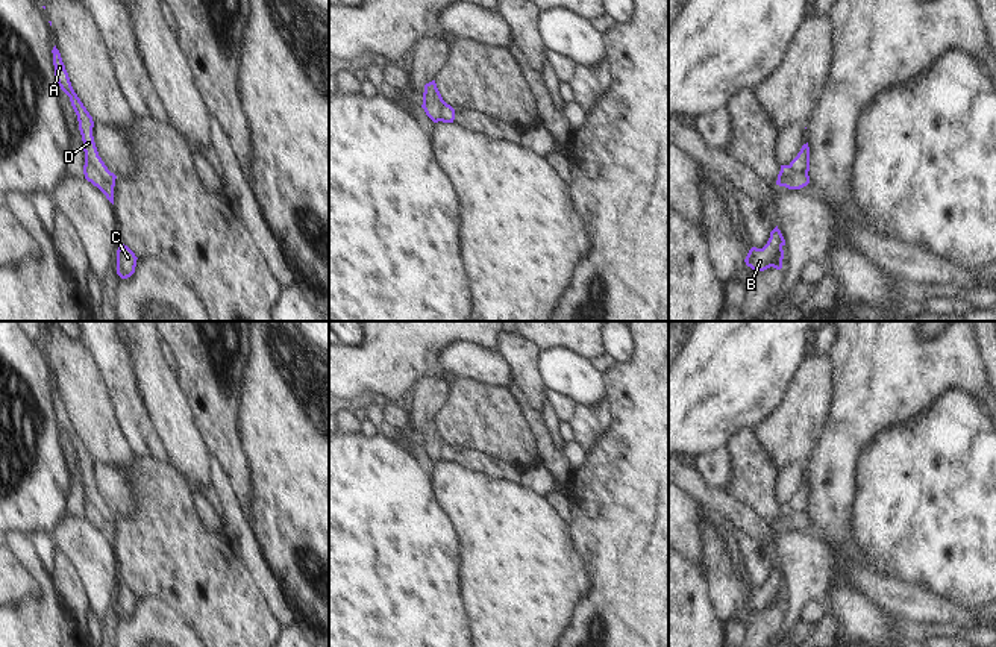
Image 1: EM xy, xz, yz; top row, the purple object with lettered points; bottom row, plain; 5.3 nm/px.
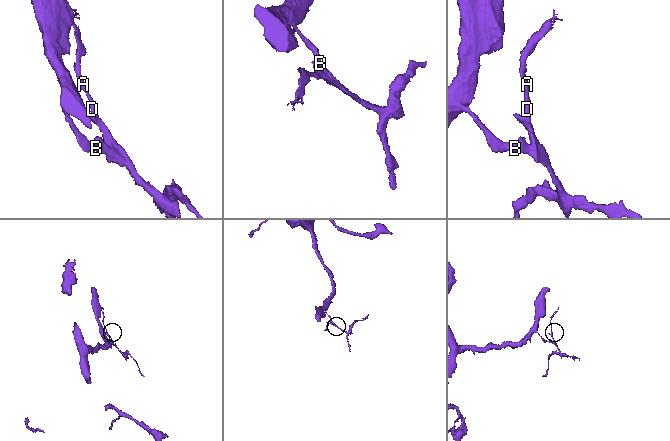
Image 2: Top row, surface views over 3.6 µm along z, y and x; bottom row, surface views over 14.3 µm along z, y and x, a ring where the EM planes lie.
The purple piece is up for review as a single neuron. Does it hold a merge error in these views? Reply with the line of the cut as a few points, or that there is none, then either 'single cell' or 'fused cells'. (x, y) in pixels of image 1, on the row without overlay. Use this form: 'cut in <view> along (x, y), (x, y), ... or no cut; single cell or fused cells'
cut in xy along (85, 497), (112, 528); fused cells

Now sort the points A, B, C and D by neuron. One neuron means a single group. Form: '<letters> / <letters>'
A D / B C

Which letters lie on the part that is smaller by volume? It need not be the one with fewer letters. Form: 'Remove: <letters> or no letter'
Remove: A, D

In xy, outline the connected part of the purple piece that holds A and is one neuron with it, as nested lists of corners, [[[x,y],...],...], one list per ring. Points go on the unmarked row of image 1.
[[[56,385],[53,386],[52,392],[53,392],[53,405],[55,405],[55,415],[56,415],[58,424],[70,436],[71,445],[77,455],[79,470],[83,480],[85,499],[91,505],[94,505],[99,514],[105,518],[105,521],[114,527],[117,515],[108,509],[108,506],[99,495],[94,476],[92,476],[92,467],[94,467],[92,456],[89,455],[89,452],[86,450],[86,447],[74,432],[68,412],[62,402],[61,392],[56,388]]]

